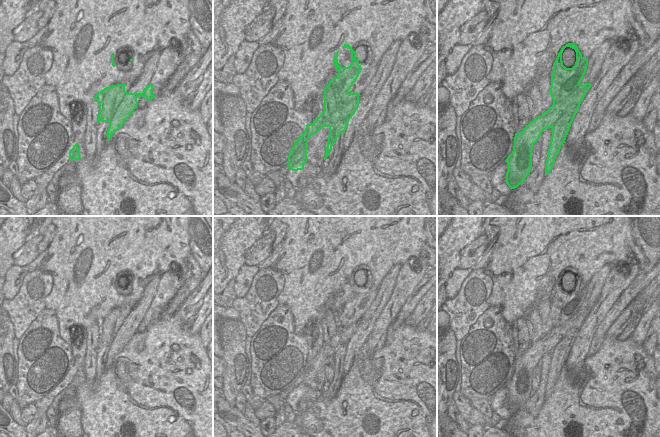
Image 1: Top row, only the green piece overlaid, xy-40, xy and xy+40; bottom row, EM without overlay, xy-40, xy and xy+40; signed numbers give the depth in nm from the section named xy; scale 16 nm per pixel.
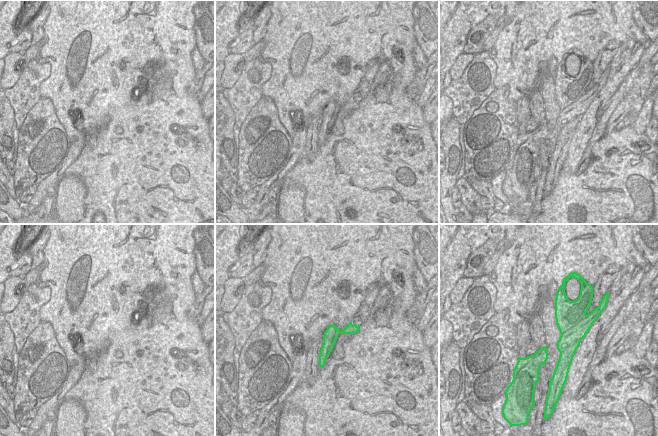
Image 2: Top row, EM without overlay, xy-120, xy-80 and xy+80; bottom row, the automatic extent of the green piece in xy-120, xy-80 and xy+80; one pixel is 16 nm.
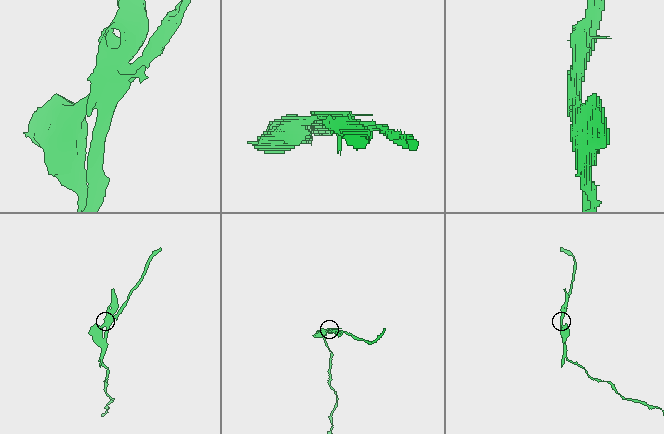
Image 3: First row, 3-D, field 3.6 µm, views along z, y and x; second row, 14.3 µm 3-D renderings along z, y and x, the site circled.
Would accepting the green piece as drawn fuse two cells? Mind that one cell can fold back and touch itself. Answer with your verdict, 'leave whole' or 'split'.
leave whole

